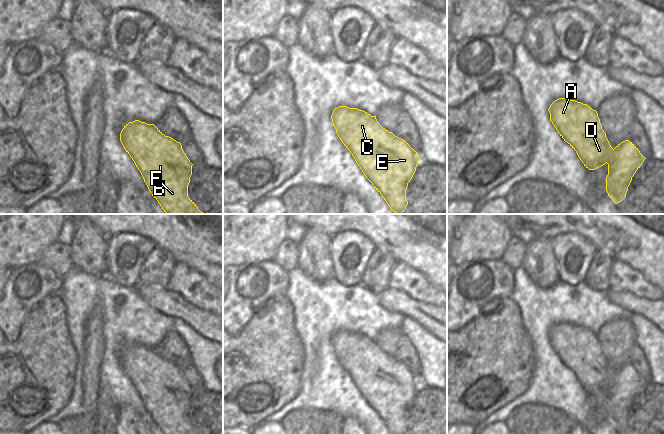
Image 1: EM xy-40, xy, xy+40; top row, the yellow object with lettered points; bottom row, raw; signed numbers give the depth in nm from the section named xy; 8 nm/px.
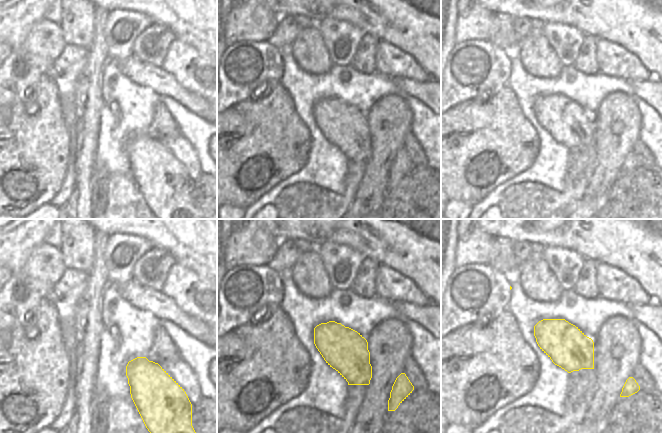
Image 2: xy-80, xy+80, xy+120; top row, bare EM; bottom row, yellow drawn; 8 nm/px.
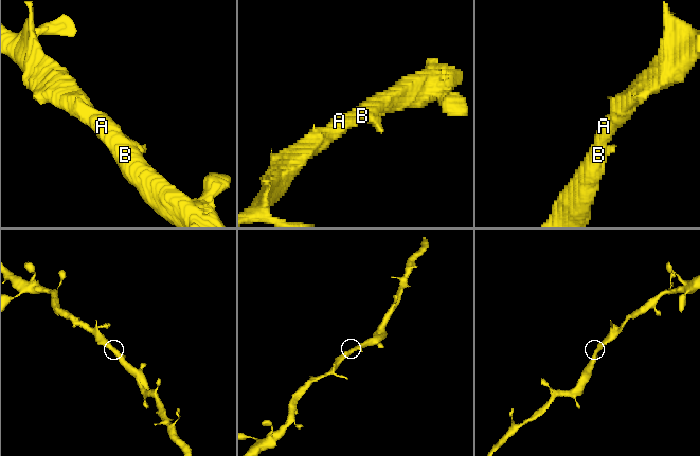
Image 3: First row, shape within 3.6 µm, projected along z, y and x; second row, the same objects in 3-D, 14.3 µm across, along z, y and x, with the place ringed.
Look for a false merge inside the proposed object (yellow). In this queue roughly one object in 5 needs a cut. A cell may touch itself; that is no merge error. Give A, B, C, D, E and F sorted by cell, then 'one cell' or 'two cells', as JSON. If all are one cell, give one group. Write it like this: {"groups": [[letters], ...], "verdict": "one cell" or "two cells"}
{"groups": [["A", "B", "C", "D", "E", "F"]], "verdict": "one cell"}

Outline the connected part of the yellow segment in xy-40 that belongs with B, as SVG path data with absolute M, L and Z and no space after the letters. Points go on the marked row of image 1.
M139 120L124 126L120 141L166 214L204 214L188 197L193 164L180 142Z

